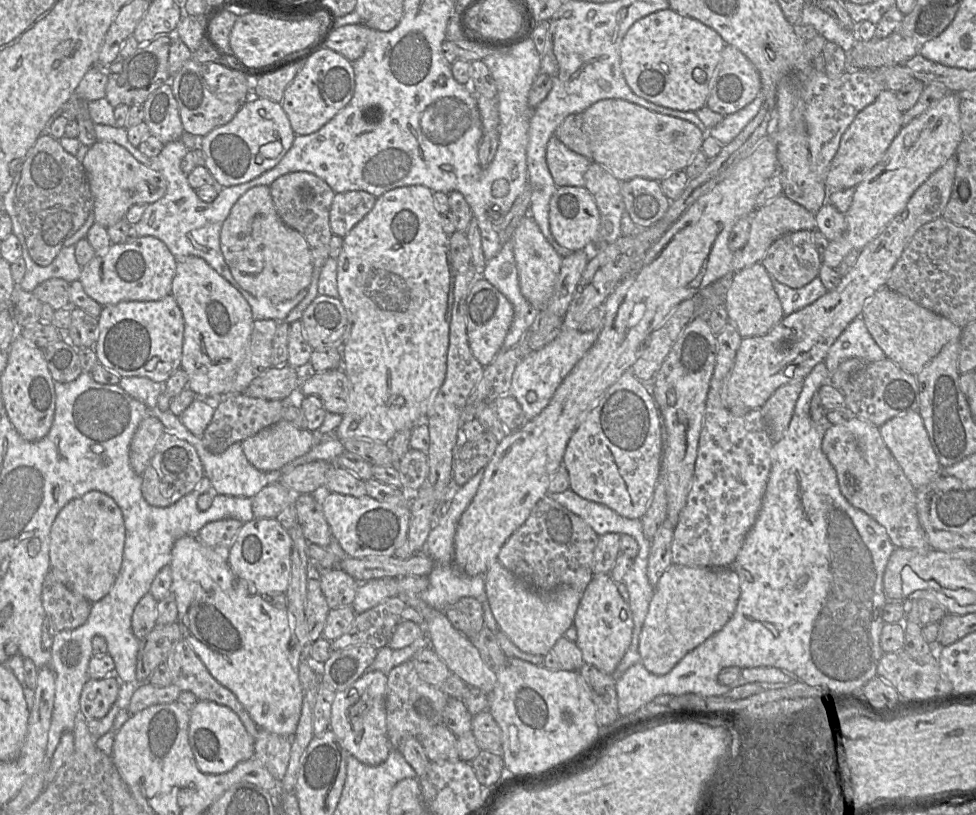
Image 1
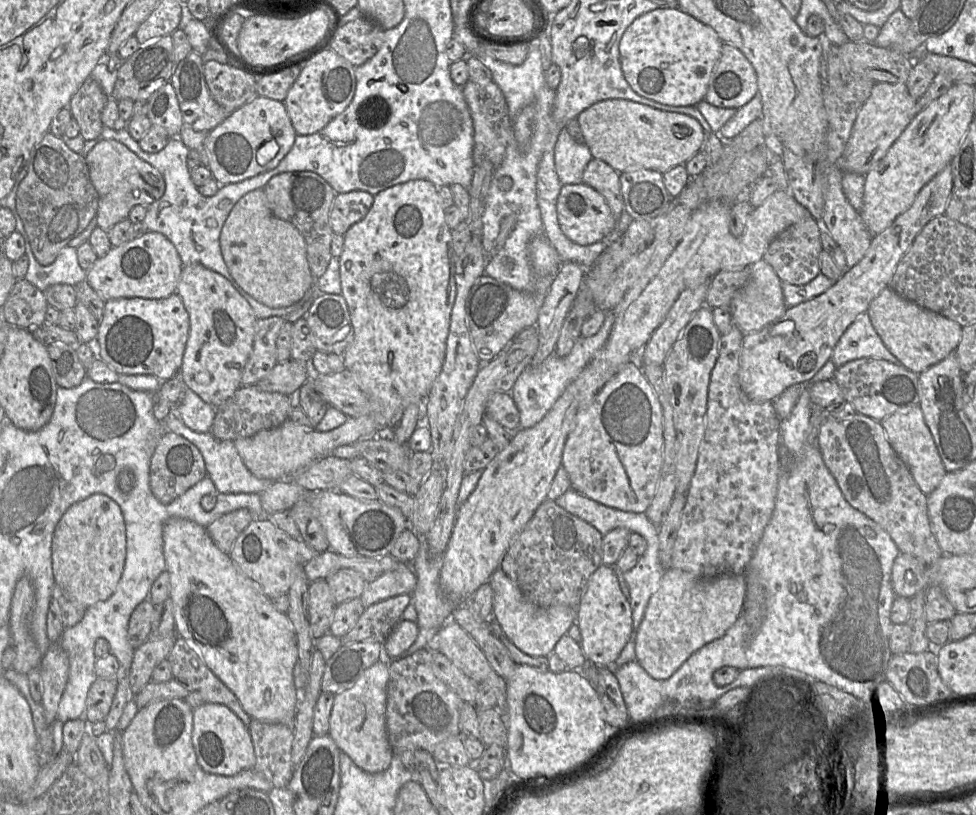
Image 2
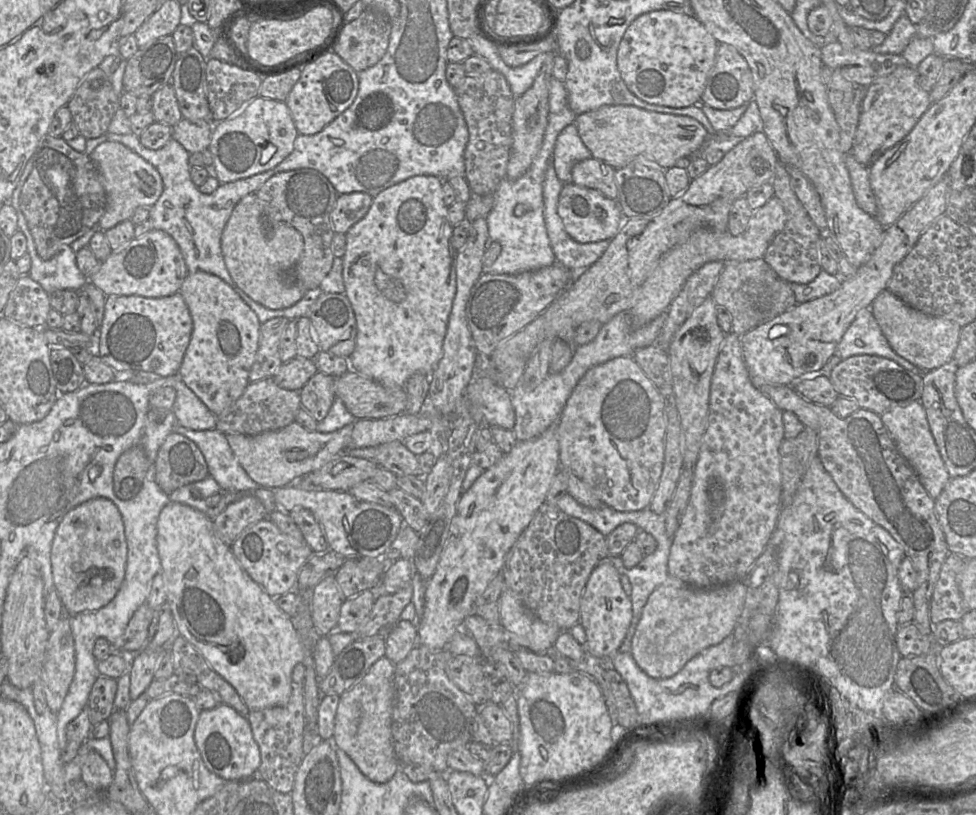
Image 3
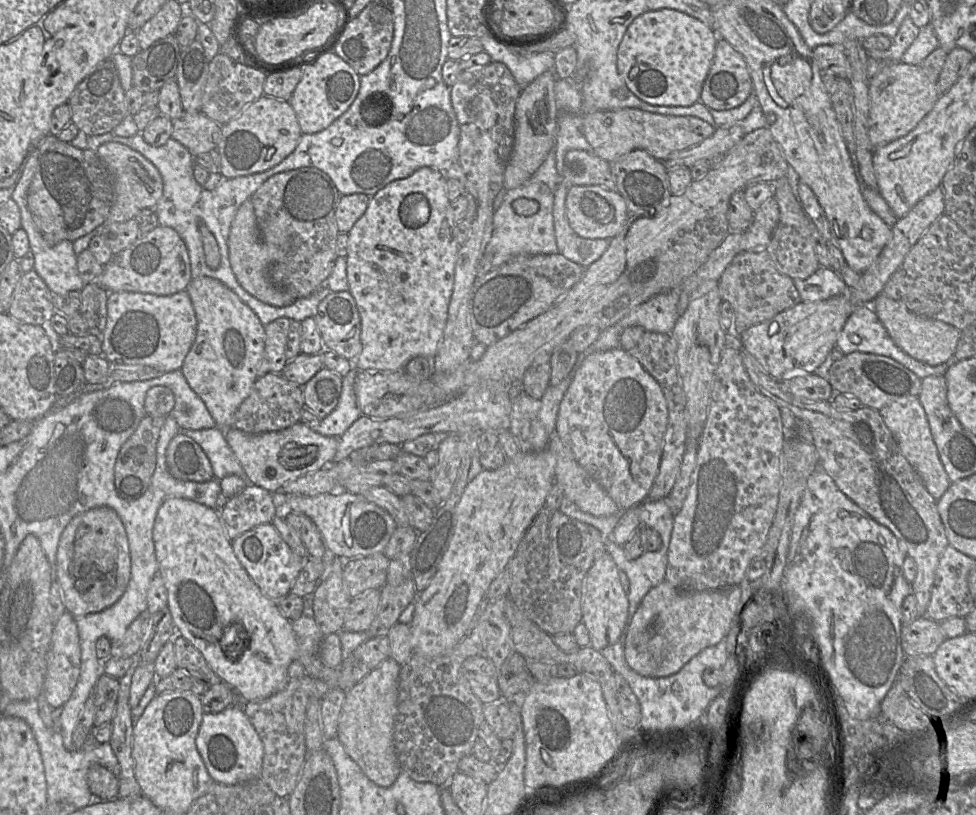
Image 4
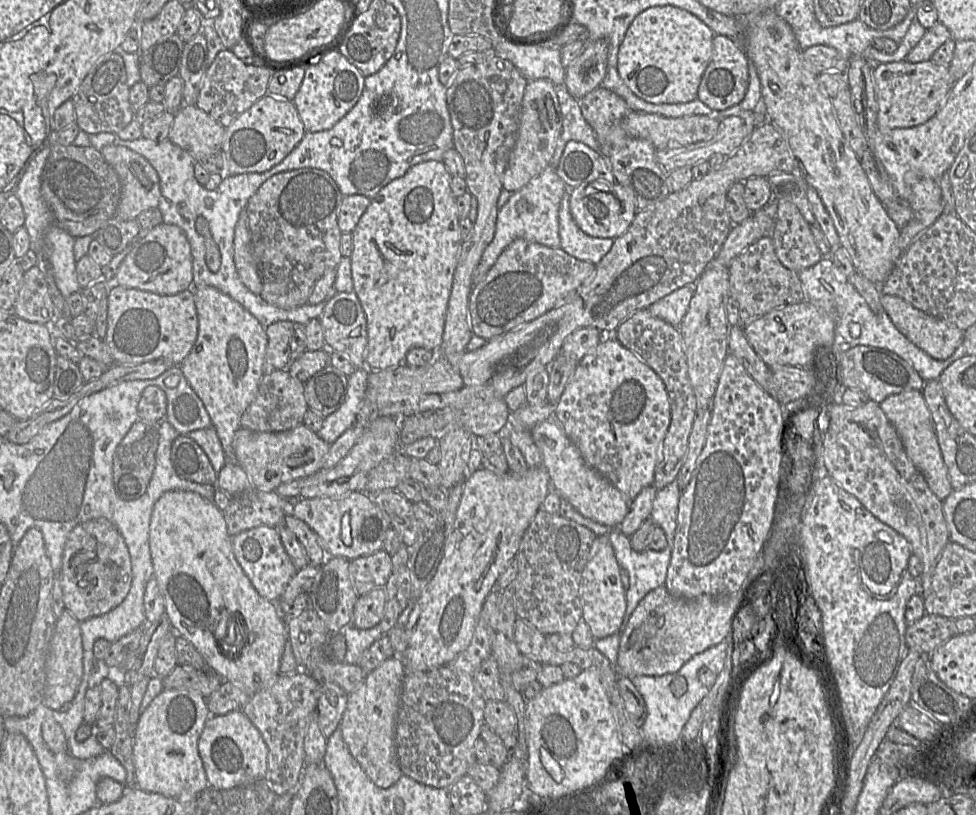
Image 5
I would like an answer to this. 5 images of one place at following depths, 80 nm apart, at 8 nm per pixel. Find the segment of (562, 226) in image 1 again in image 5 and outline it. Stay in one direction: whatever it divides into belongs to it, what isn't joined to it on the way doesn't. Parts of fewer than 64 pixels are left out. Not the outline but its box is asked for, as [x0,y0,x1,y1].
[569,181,638,239]

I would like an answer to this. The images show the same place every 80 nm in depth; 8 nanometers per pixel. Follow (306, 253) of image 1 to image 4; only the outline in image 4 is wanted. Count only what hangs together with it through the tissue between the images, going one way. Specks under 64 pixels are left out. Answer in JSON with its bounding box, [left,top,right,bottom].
[228,199,294,307]

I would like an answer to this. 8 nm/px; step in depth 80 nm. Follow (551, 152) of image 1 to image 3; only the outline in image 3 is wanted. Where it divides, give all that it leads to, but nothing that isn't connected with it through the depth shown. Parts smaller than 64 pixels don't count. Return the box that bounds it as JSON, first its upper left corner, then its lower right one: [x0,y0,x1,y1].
[552,123,591,184]

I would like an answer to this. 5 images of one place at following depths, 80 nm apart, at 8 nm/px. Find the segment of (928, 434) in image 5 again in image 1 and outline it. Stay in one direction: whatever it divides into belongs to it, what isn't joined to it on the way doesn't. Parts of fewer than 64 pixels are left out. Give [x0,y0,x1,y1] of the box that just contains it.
[879,411,941,490]

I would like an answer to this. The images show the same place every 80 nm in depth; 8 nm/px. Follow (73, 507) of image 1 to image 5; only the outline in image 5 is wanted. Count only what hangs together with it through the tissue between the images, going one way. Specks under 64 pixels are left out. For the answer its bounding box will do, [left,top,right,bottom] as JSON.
[59,518,132,622]

